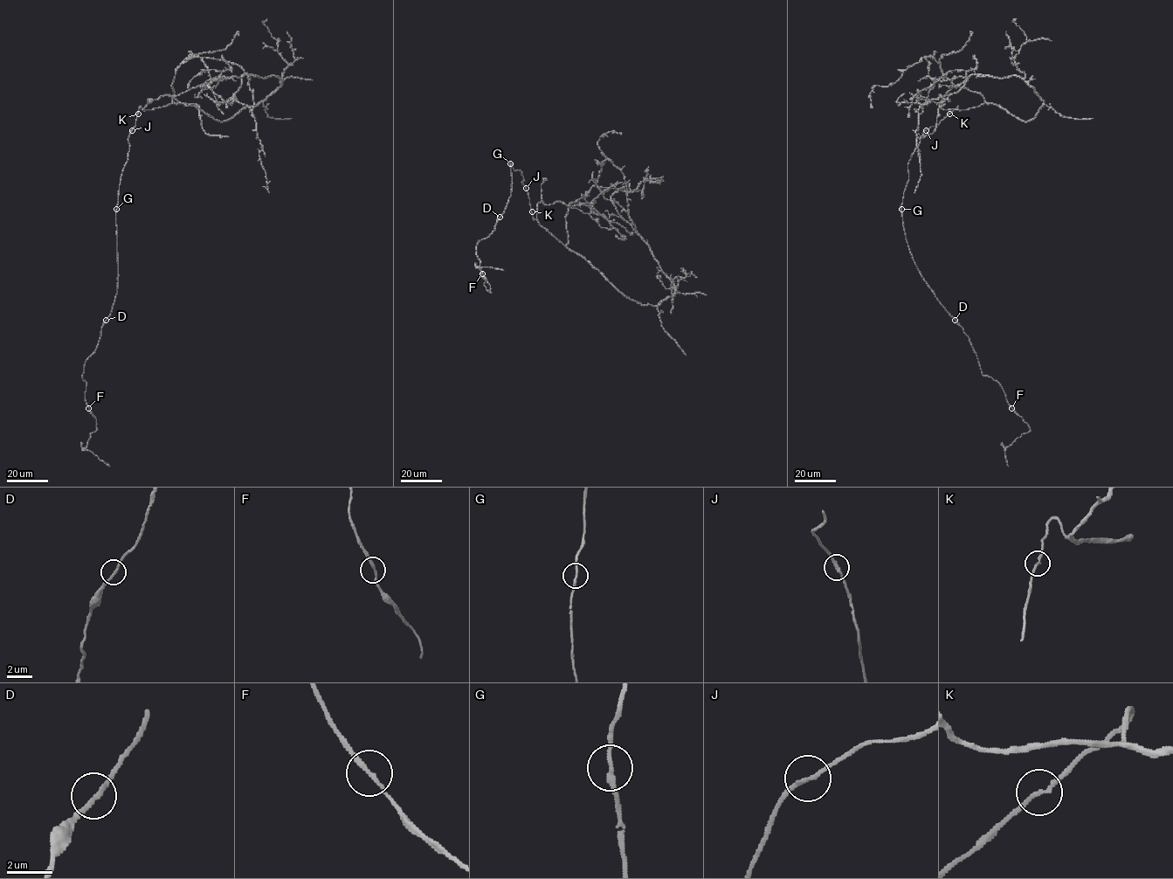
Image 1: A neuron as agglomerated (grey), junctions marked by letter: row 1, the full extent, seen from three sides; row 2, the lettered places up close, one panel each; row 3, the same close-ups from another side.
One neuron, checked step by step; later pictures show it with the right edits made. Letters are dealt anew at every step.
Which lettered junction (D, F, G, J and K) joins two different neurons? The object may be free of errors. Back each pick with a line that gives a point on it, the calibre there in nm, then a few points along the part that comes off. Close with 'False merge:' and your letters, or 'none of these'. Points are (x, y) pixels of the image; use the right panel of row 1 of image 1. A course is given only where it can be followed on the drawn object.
False merge: none of these

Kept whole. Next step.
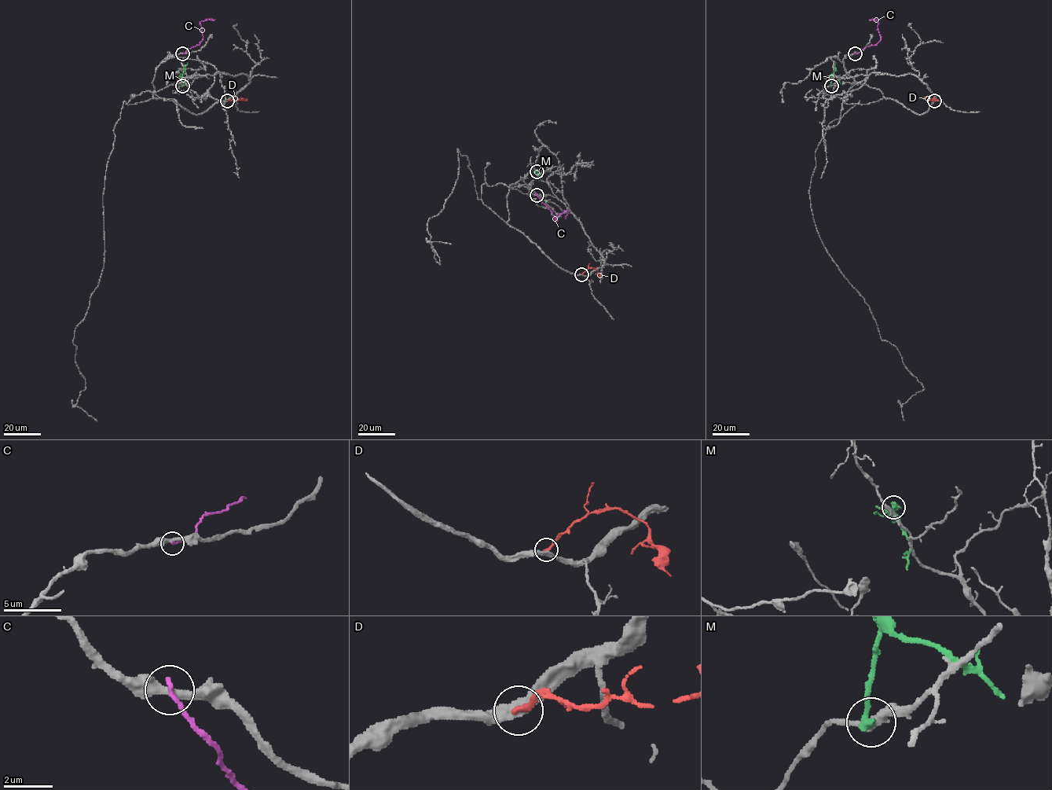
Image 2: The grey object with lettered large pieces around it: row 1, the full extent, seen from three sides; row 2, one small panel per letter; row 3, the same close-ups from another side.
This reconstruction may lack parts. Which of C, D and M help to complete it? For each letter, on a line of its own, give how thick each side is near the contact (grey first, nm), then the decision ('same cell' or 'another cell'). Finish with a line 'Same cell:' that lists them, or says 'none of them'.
C: 360/190 nm | another cell
D: 400/240 nm | another cell
M: 340/360 nm | another cell
Same cell: none of them

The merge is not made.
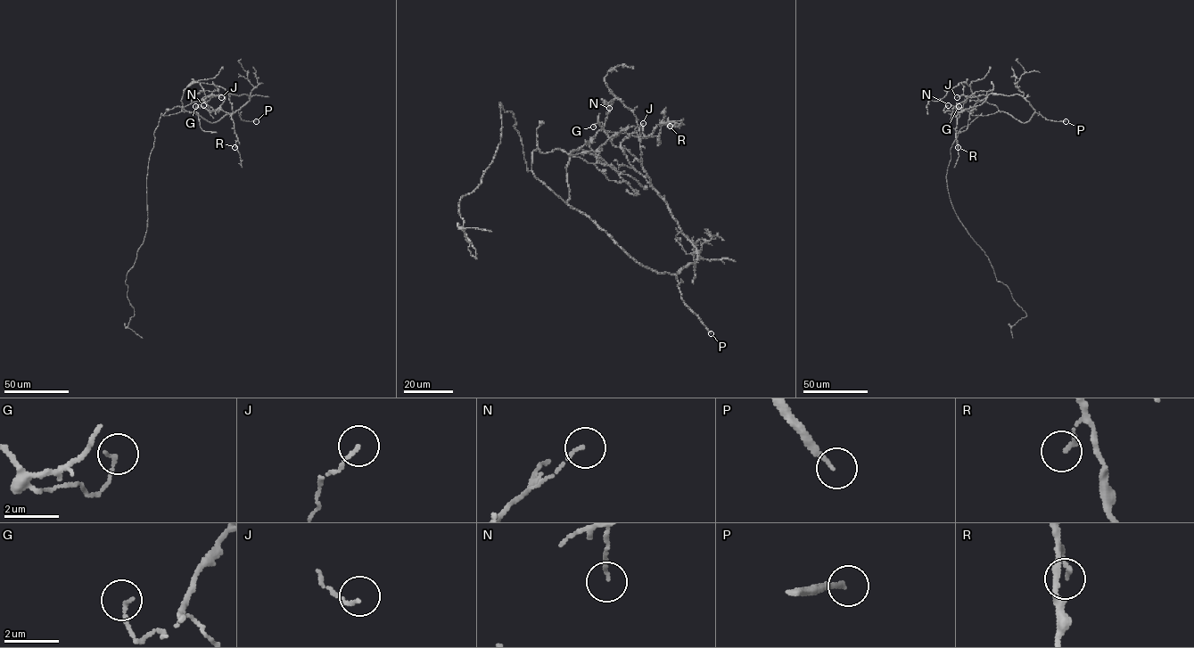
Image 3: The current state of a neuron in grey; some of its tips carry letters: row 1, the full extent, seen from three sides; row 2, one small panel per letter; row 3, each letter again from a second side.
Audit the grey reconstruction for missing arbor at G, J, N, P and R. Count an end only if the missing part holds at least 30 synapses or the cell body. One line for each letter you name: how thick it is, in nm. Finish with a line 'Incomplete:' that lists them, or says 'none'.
P: calibre 150 nm
Incomplete: P

